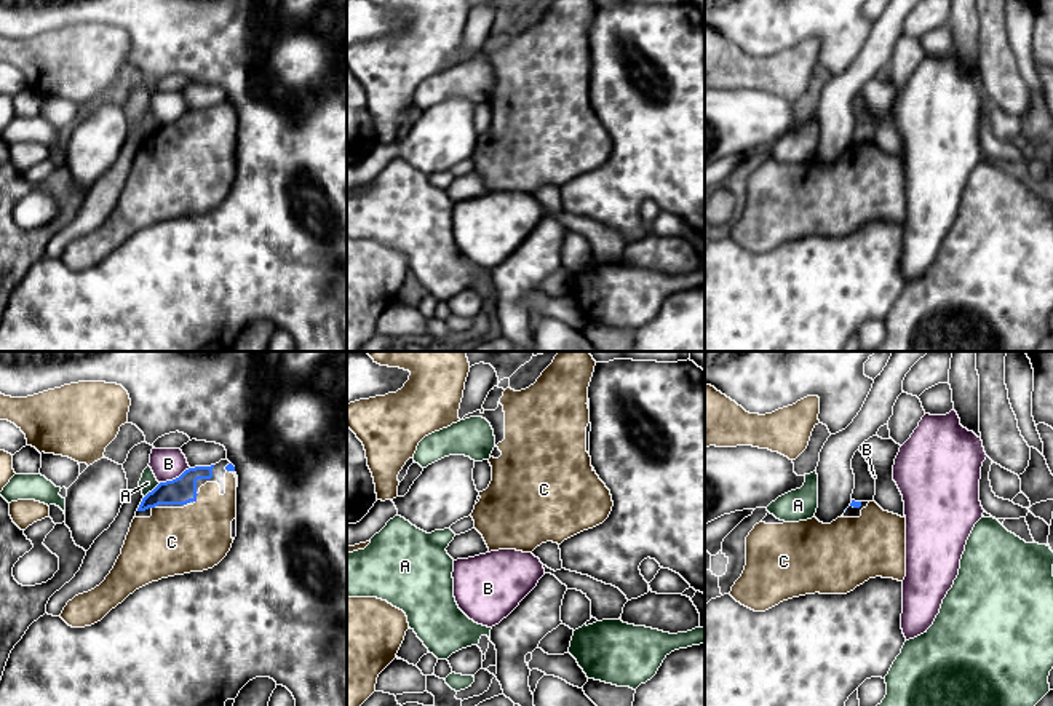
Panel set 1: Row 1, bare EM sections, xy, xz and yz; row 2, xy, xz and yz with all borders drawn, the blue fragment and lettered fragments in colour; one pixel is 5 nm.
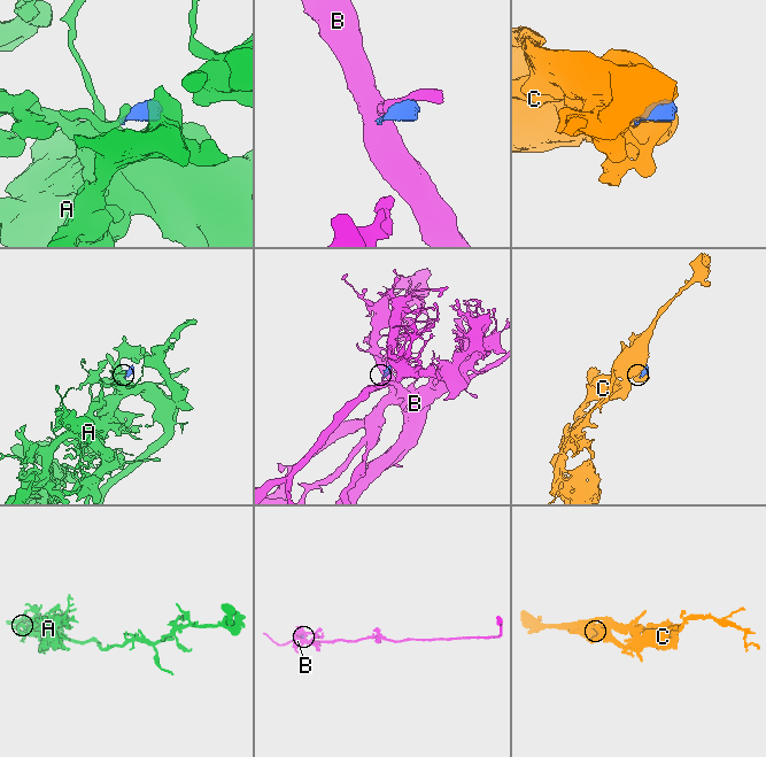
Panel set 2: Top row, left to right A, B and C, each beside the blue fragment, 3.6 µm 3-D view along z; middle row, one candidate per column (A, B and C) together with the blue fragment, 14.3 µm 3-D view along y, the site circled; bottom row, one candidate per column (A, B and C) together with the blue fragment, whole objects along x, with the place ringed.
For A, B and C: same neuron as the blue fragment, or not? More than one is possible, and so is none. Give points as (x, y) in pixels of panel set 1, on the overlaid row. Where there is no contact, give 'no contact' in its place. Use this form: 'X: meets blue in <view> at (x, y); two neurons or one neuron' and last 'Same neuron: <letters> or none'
A: meets blue in xy at (154, 489); two neurons
B: meets blue in xy at (176, 478); two neurons
C: meets blue in xy at (195, 499); one neuron
Same neuron: C

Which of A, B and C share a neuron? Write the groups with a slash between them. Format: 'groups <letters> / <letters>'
groups A / B / C

